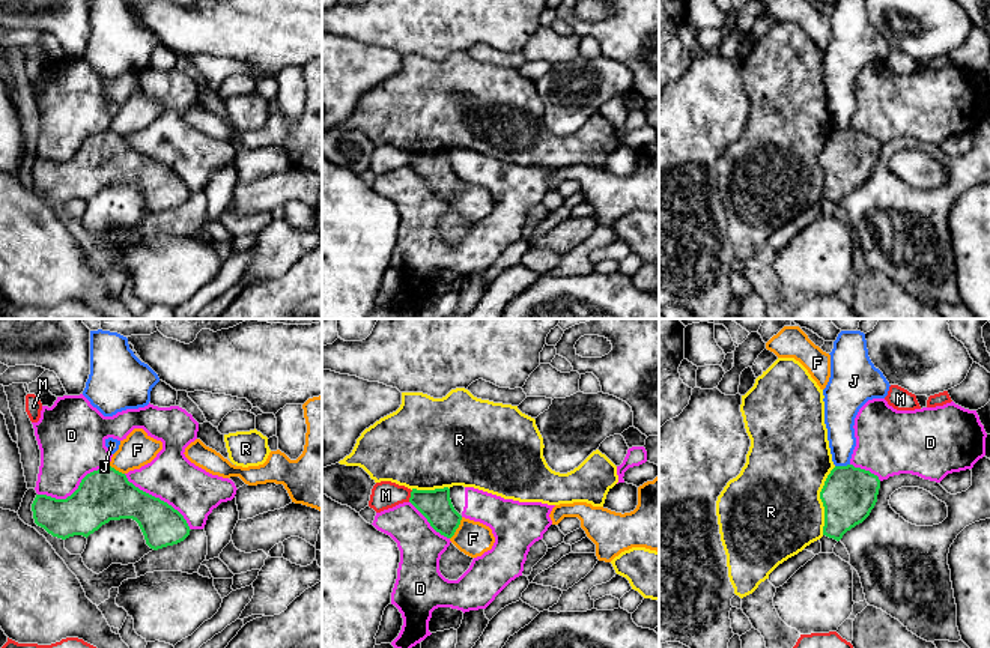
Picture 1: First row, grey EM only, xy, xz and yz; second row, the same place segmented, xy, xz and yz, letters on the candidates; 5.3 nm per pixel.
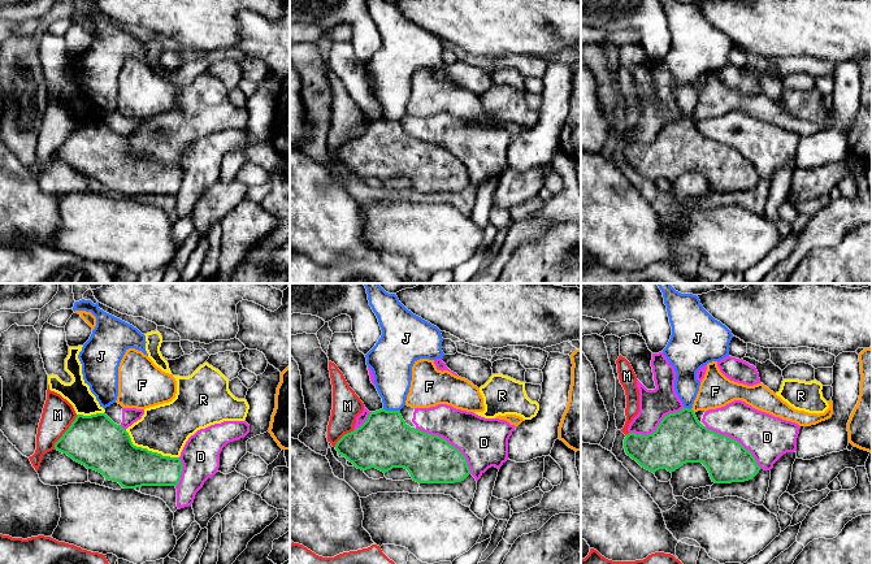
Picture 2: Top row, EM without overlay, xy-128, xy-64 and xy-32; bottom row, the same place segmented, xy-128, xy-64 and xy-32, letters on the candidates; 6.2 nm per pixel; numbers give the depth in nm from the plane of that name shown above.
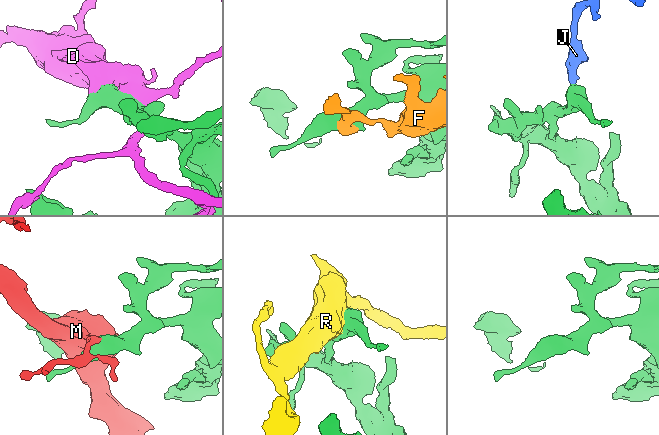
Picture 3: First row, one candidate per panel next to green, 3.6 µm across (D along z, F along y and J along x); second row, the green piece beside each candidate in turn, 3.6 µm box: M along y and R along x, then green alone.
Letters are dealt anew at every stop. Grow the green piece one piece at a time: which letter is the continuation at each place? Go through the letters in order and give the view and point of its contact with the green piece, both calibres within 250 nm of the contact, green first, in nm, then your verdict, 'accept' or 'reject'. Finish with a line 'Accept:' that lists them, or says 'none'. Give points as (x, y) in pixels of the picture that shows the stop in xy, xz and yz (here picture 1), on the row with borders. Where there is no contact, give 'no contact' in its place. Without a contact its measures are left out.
D: meets green in xy at (75, 490); 280 nm thick on the green side, 360 nm on the other; reject
F: meets green in xz at (458, 526); 170 nm thick on the green side, 180 nm on the other; reject
J: meets green in yz at (841, 466); 280 nm thick on the green side, 160 nm on the other; reject
M: meets green in xz at (411, 496); 170 nm thick on the green side, 150 nm on the other; reject
R: meets green in yz at (822, 501); 280 nm thick on the green side, 480 nm on the other; reject
Accept: none

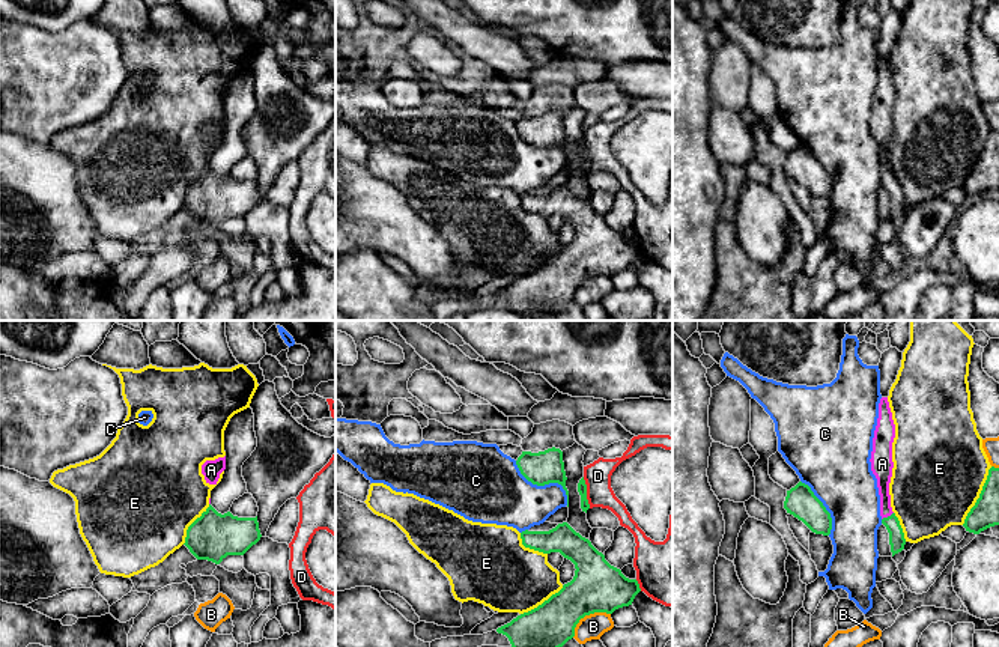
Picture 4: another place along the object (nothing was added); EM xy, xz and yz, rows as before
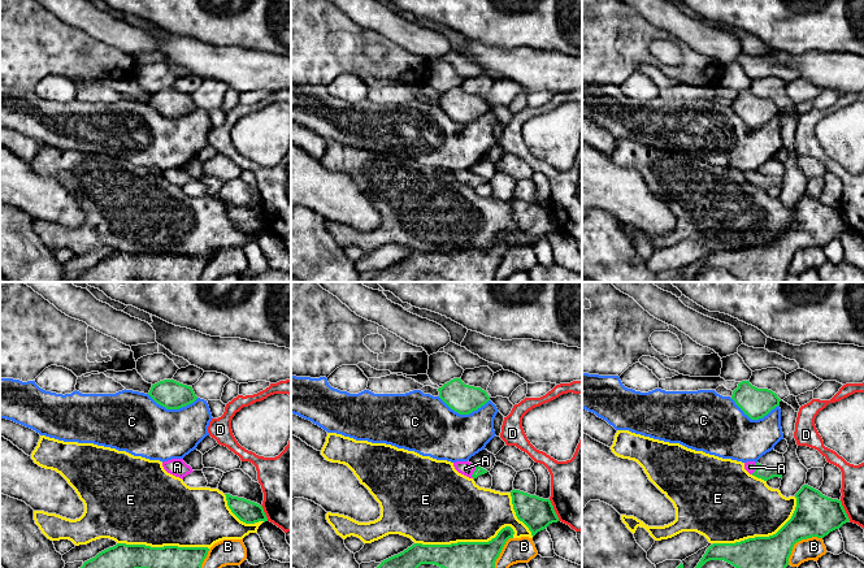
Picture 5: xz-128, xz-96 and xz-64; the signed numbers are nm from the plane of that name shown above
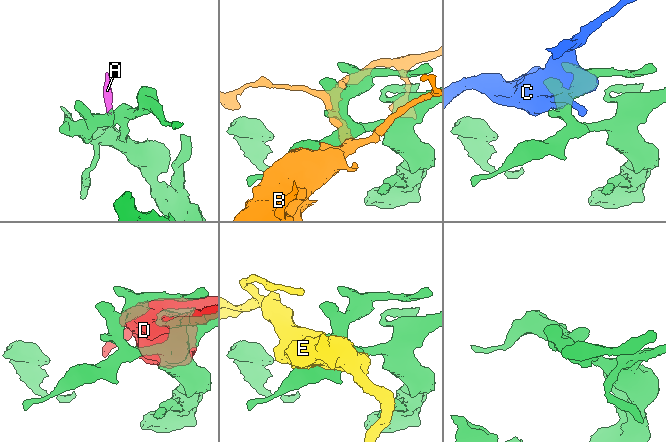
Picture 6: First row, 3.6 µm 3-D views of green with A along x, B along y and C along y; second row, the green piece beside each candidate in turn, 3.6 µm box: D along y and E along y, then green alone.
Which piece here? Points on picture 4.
A: meets green in yz at (888, 516); 90 nm thick on the green side, 100 nm on the other; accept
B: meets green in xz at (586, 614); 280 nm thick on the green side, 140 nm on the other; reject
C: meets green in xz at (545, 483); 180 nm thick on the green side, 320 nm on the other; reject
D: meets green in xz at (586, 492); 50 nm thick on the green side, 140 nm on the other; reject
E: meets green in yz at (980, 495); 150 nm thick on the green side, 480 nm on the other; reject
Accept: A

